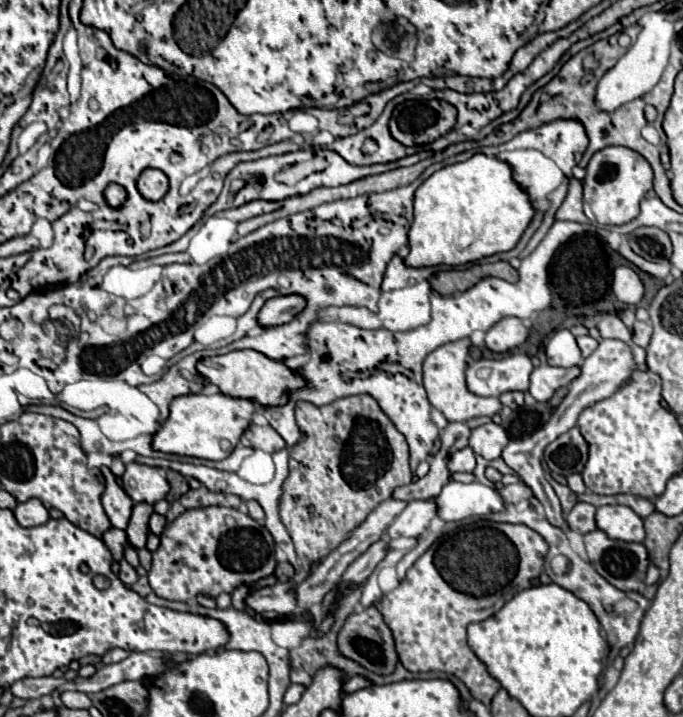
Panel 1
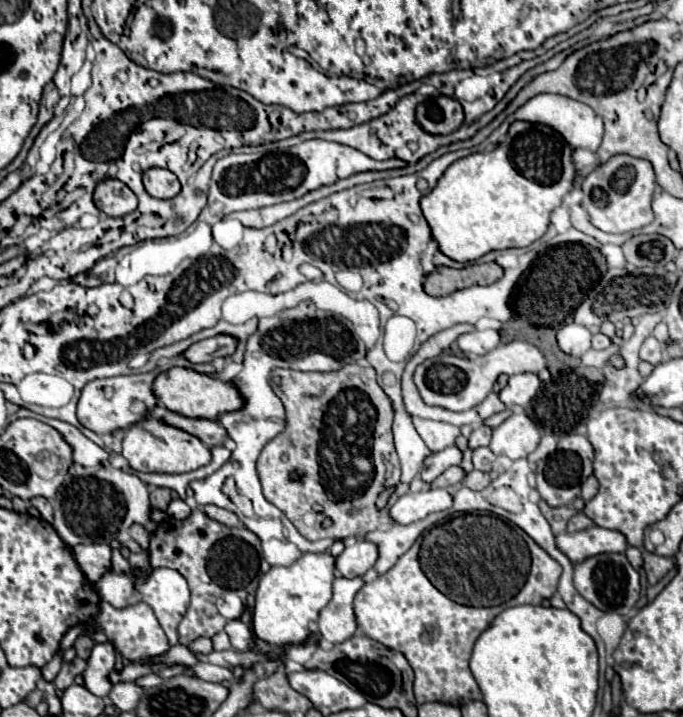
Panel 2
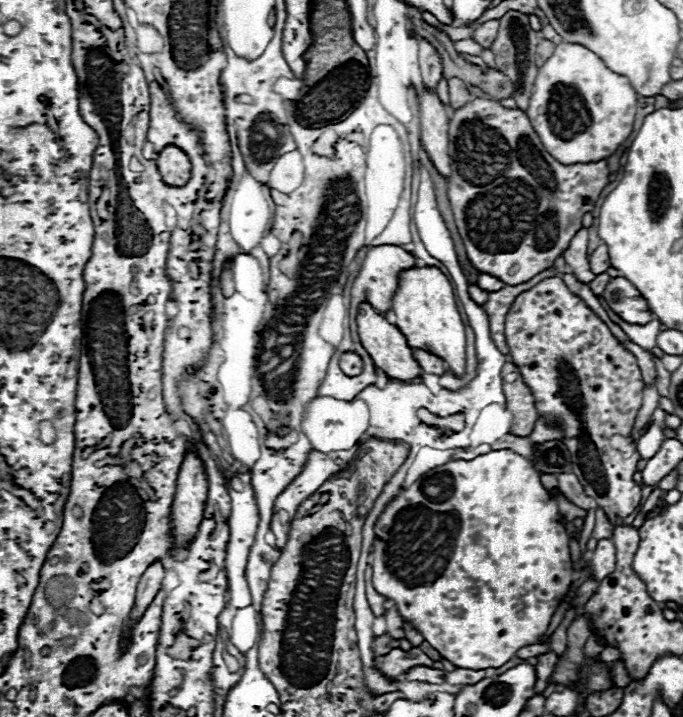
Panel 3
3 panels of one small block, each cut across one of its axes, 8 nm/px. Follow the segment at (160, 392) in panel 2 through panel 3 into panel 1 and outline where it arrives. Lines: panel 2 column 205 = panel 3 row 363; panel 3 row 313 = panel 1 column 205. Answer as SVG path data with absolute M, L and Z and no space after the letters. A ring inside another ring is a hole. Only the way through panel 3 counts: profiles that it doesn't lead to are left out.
M232 350L222 356L204 358L198 362L198 372L208 378L208 382L216 384L220 392L234 398L248 398L262 406L282 406L290 400L290 392L306 386L306 380L290 370L282 360L272 360L256 350Z

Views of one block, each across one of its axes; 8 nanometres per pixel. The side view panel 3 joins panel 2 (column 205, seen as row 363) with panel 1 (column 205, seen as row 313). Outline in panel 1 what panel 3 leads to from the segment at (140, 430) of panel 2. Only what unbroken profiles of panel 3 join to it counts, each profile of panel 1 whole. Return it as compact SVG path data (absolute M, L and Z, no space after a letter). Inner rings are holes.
M222 392L216 394L188 394L178 396L170 404L170 416L162 424L162 430L154 434L152 446L154 450L166 454L180 454L180 456L194 456L204 460L224 460L232 454L236 444L240 442L242 434L252 422L256 412L256 404L246 398L232 398Z

